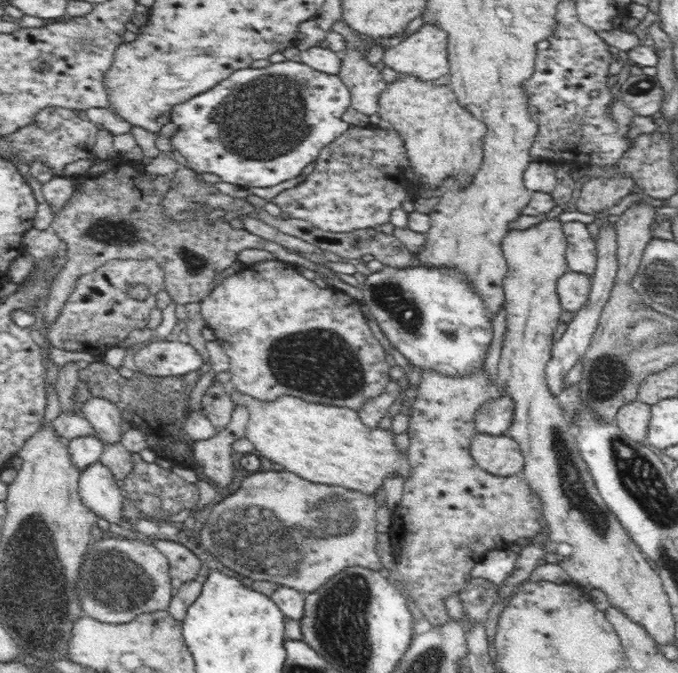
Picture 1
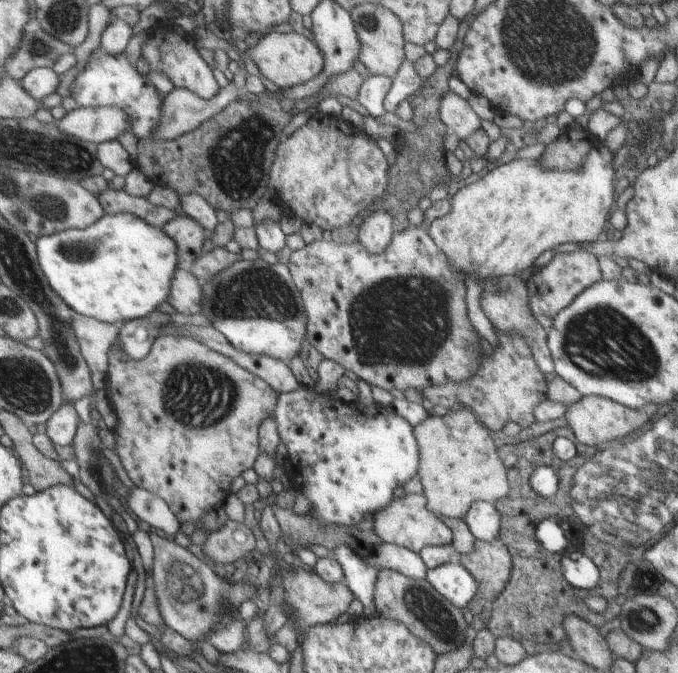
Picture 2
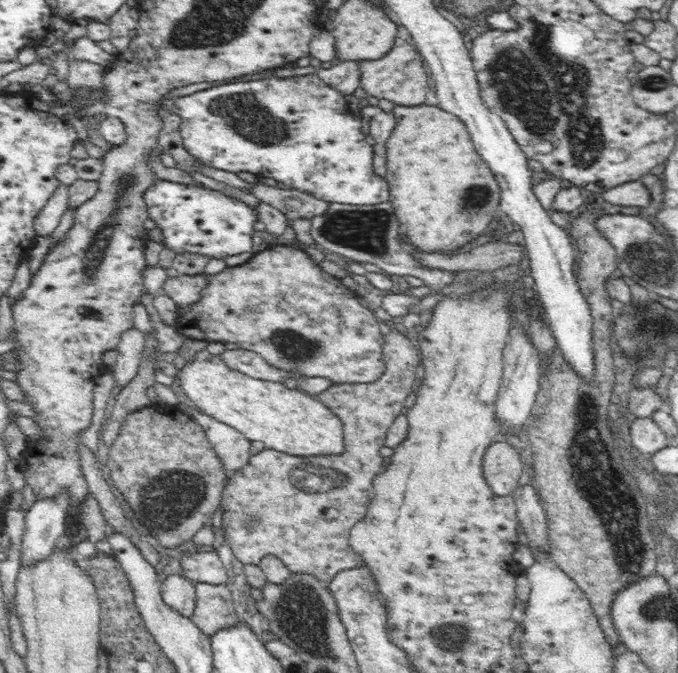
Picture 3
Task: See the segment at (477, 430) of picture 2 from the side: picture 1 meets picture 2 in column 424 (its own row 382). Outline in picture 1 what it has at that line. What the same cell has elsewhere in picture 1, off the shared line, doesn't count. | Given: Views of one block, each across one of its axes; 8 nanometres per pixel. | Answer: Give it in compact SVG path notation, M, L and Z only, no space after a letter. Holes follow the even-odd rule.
M484 368L463 377L450 377L434 370L420 372L418 395L407 409L410 444L406 455L410 462L410 475L405 480L400 504L392 510L390 538L395 562L389 572L384 573L403 597L412 598L424 611L425 618L435 624L445 620L446 598L464 590L468 572L486 558L490 550L507 550L518 542L518 538L532 538L543 529L543 523L539 521L540 513L534 507L530 487L520 474L498 476L486 473L470 454L470 442L479 433L474 425L476 412L489 401L502 396L495 380L488 377Z

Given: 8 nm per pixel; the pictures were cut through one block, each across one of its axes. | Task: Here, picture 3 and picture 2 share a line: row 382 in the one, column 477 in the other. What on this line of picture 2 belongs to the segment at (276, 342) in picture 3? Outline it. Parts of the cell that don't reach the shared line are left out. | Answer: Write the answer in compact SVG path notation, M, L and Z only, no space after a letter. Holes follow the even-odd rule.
M410 226L400 232L393 234L388 248L379 255L369 253L358 240L352 244L340 244L334 239L320 239L311 242L298 251L294 251L289 258L289 269L294 279L296 288L300 291L304 310L307 316L307 340L326 359L336 361L345 370L352 370L356 376L365 380L369 385L379 386L384 390L404 390L416 388L422 390L430 385L440 385L446 381L468 381L472 373L475 373L475 366L479 365L479 354L482 353L482 346L478 344L479 335L473 329L467 316L466 286L464 278L447 261L446 255L435 245L430 234L424 228Z

